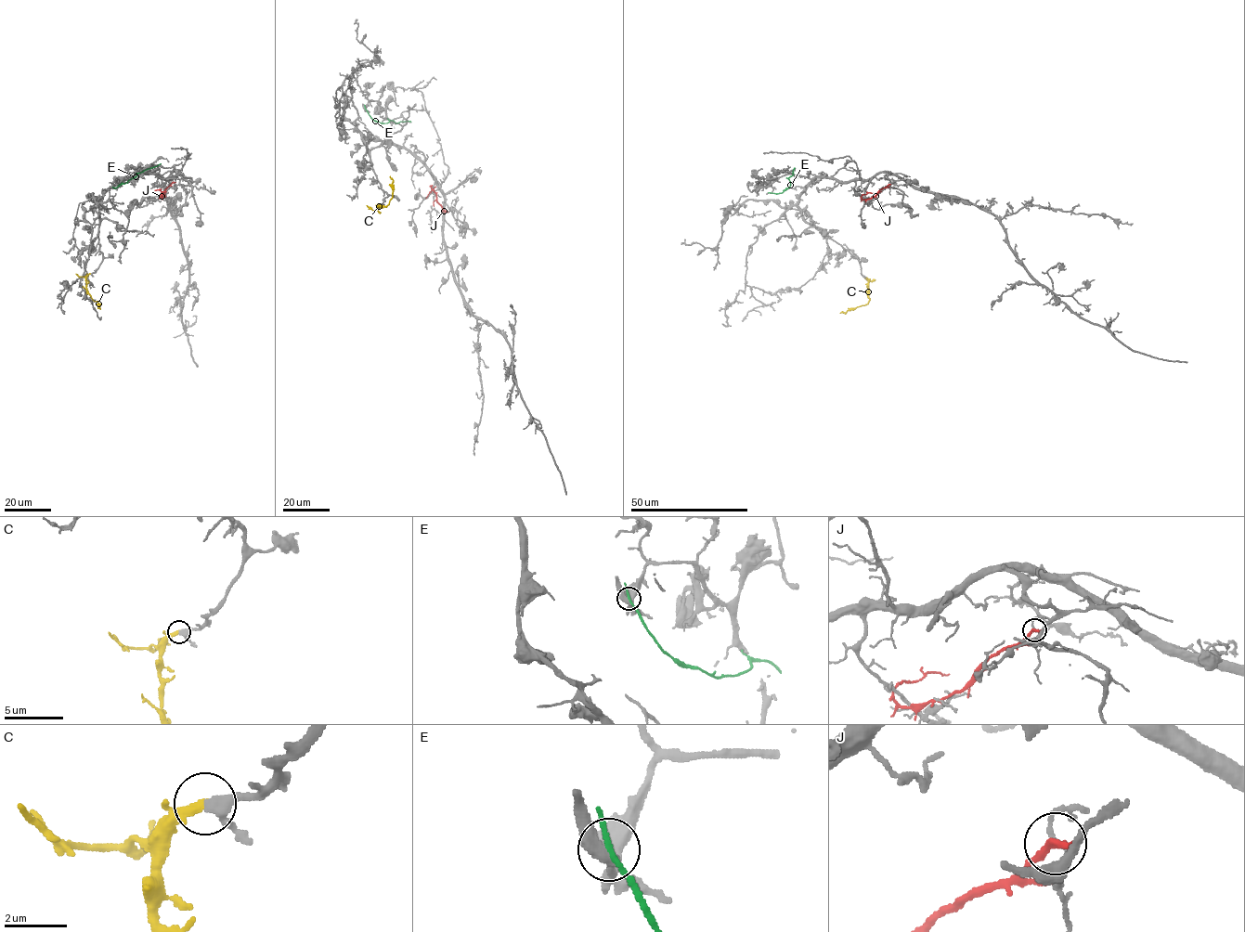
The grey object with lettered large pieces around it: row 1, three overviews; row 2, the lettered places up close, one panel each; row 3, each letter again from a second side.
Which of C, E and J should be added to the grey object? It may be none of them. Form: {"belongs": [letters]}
{"belongs": ["C"]}

